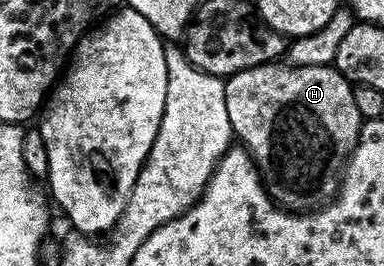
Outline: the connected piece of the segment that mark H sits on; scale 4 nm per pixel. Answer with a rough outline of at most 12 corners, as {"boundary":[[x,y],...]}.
{"boundary":[[276,60],[223,87],[272,202],[339,193],[365,121],[334,65]]}

